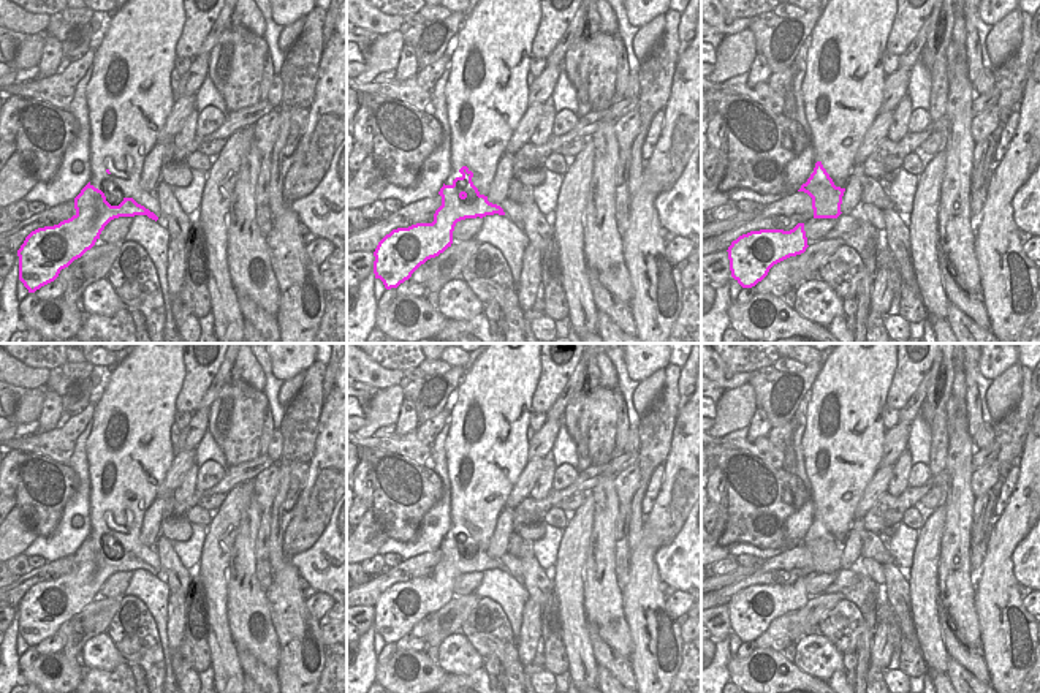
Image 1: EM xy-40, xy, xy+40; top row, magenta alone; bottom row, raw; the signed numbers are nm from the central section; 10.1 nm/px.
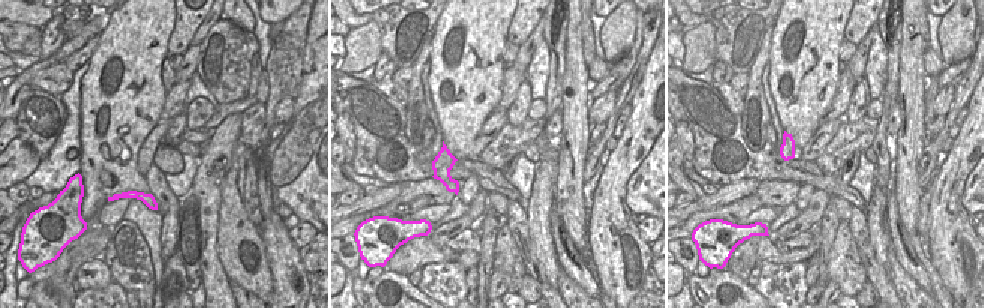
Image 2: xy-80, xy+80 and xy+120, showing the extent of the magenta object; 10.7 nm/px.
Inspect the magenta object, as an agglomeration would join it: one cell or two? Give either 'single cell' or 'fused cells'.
single cell

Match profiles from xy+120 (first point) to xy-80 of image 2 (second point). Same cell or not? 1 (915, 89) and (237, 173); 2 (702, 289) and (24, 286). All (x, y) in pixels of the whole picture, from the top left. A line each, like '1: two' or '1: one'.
1: one
2: two

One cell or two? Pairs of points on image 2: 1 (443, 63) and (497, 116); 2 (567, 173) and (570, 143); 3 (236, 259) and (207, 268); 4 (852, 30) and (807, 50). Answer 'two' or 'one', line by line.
1: two
2: one
3: two
4: two

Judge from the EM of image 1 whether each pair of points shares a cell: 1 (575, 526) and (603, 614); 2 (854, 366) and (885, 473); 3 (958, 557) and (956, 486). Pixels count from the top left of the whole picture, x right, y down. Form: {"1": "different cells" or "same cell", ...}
{"1": "different cells", "2": "different cells", "3": "same cell"}

